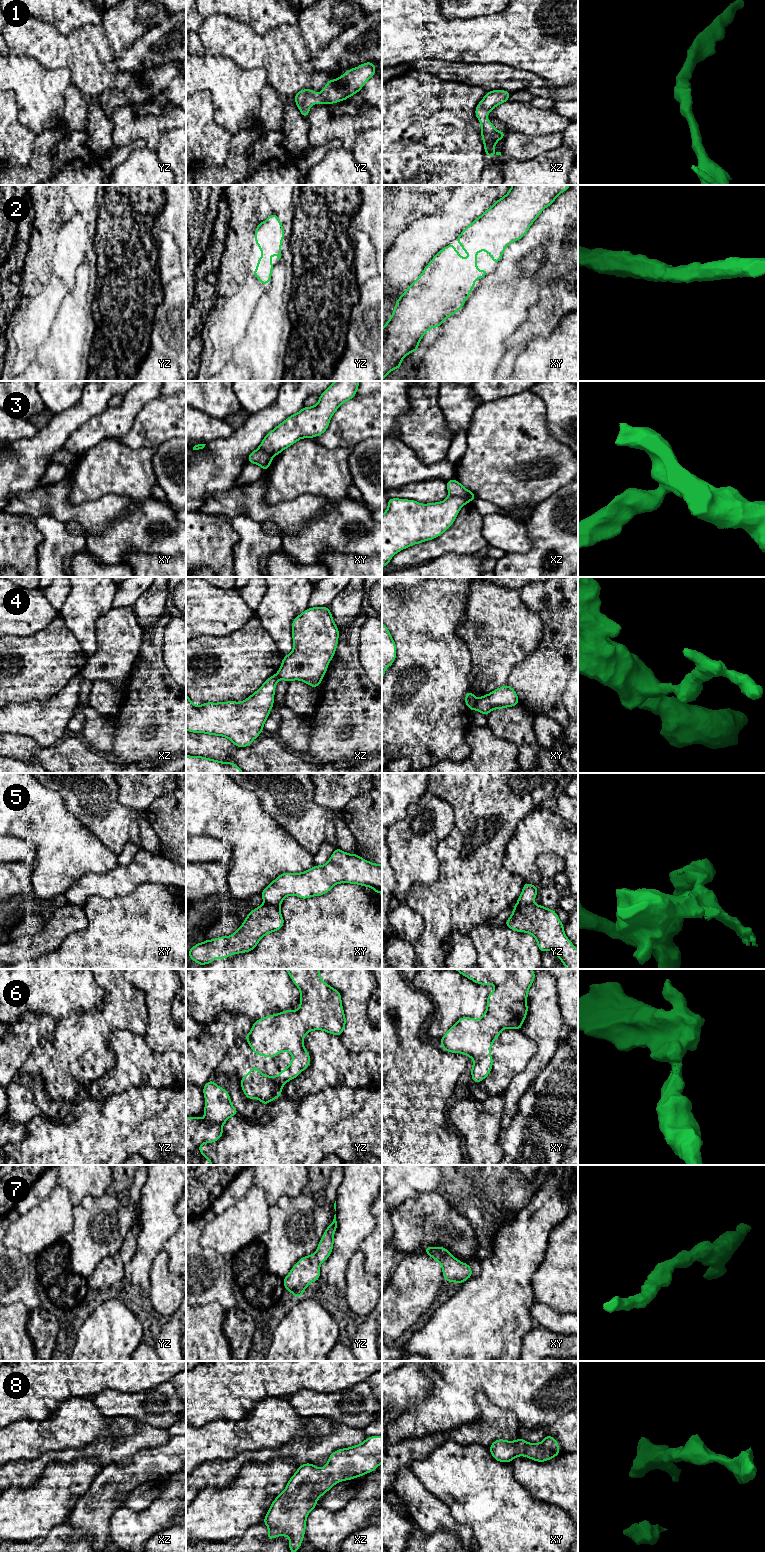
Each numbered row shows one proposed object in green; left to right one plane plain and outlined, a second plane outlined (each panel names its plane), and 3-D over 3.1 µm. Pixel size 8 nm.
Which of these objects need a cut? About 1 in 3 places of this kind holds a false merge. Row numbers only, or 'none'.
3, 4, 5

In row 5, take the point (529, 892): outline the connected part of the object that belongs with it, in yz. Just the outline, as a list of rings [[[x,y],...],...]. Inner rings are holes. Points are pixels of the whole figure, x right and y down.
[[[524,883],[522,893],[518,898],[516,905],[532,904],[535,900],[537,893],[538,893],[538,887],[529,883]]]

